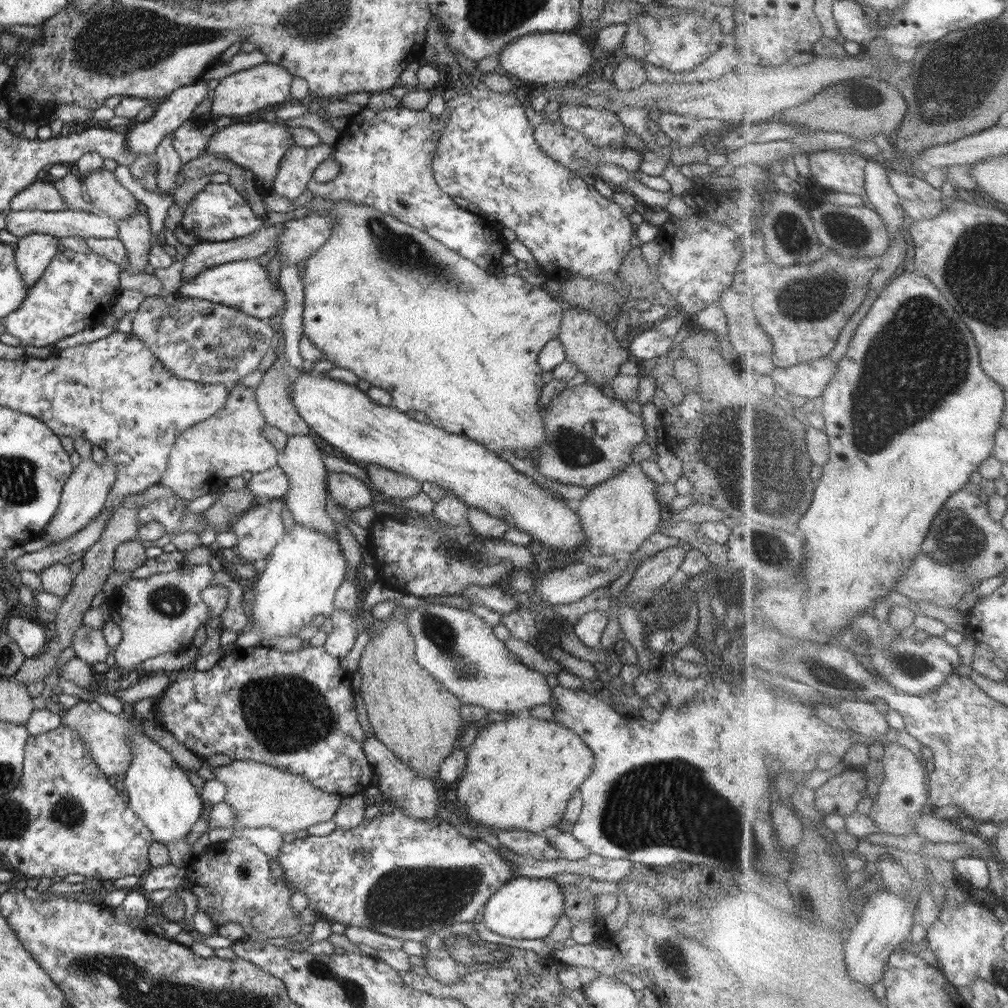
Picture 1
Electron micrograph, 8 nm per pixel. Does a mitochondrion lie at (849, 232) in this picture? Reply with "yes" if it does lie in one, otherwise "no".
yes

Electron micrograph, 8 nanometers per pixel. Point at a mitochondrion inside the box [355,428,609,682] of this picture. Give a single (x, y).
(460, 552)

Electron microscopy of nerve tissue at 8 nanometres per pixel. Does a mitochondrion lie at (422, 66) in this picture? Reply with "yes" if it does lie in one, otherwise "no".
no

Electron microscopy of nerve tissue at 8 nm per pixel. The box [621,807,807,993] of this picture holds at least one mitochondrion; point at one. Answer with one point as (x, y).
(672, 956)

